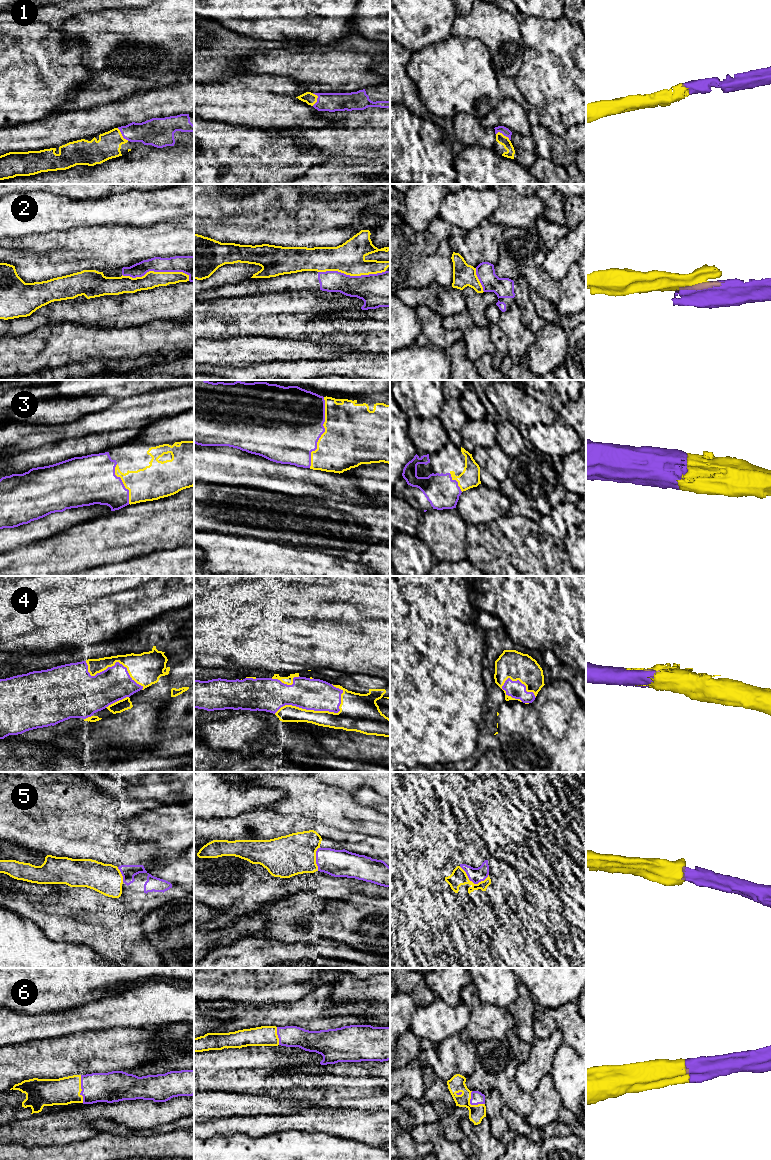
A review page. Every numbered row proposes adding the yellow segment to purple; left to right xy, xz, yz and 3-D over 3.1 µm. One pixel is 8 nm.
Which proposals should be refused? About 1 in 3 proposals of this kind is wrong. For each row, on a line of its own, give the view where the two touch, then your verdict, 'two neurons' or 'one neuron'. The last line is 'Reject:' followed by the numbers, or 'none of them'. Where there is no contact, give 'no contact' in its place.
1: meets purple in xy; one neuron
2: meets purple in xy; two neurons
3: meets purple in xz; one neuron
4: meets purple in xz; one neuron
5: meets purple in yz; one neuron
6: meets purple in xy; one neuron
Reject: 2

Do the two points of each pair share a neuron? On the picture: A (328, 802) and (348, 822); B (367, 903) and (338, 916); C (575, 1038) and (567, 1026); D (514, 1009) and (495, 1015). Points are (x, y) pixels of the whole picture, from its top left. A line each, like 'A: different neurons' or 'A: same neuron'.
A: same neuron
B: same neuron
C: same neuron
D: different neurons

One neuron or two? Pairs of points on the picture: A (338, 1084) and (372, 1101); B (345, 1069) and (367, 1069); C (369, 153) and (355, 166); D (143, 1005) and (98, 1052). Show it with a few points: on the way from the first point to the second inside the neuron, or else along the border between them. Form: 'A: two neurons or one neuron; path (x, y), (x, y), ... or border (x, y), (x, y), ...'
A: one neuron; path (346, 1092), (364, 1093)
B: one neuron; path (350, 1069), (362, 1069)
C: two neurons; border (341, 155), (357, 158), (379, 157)
D: two neurons; border (127, 1027), (115, 1027), (98, 1031)

